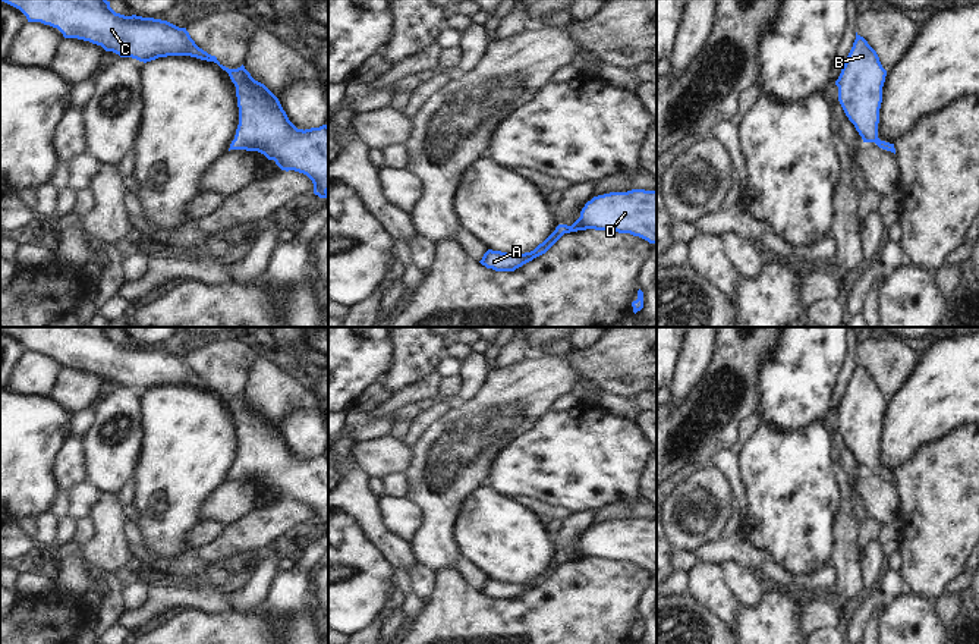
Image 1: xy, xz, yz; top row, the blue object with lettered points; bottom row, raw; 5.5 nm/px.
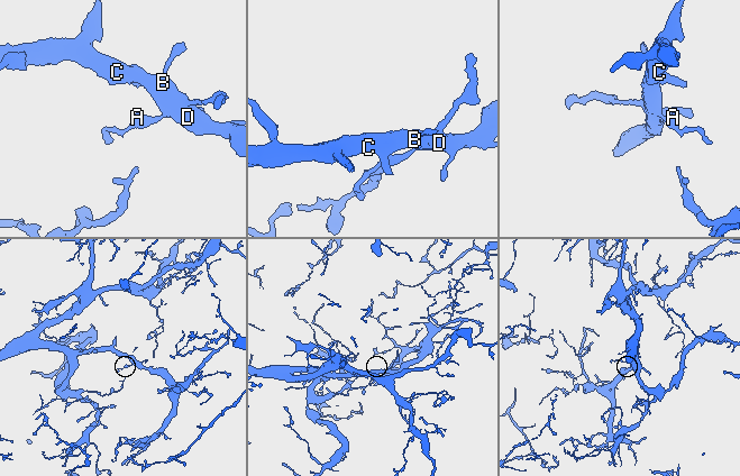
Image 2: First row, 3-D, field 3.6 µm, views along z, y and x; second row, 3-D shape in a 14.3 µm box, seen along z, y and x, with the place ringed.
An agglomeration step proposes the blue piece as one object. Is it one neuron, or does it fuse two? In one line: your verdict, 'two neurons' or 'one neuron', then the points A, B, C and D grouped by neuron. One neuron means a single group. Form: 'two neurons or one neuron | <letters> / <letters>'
one neuron | A B C D

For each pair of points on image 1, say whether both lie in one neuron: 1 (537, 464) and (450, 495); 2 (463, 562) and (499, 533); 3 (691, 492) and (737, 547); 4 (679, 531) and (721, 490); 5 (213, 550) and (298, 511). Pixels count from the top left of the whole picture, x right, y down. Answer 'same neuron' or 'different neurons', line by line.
1: different neurons
2: different neurons
3: different neurons
4: same neuron
5: same neuron

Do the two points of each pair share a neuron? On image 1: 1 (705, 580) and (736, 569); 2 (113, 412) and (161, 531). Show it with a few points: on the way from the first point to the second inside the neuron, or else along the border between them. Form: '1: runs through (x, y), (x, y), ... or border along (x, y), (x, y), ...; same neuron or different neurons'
1: border along (718, 564), (726, 583), (740, 602); different neurons
2: border along (145, 436), (141, 462), (134, 476); different neurons

